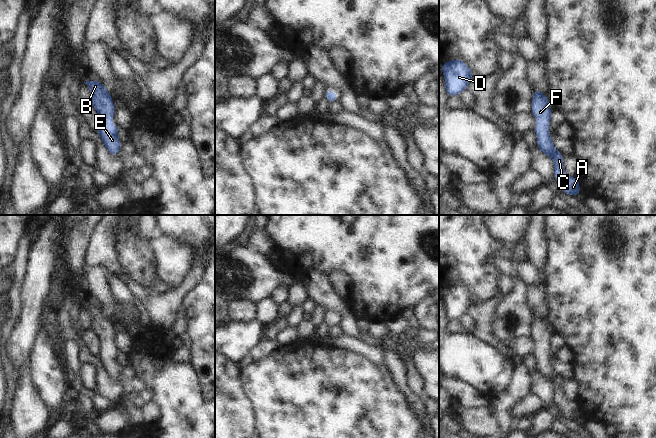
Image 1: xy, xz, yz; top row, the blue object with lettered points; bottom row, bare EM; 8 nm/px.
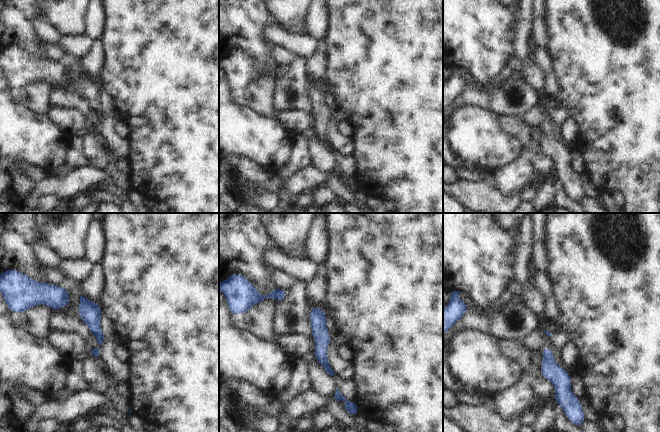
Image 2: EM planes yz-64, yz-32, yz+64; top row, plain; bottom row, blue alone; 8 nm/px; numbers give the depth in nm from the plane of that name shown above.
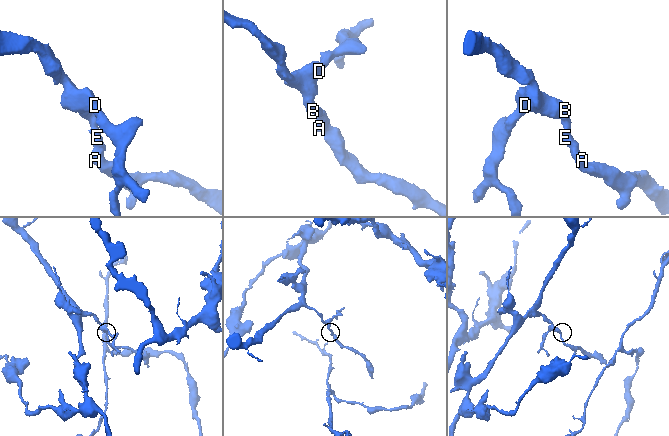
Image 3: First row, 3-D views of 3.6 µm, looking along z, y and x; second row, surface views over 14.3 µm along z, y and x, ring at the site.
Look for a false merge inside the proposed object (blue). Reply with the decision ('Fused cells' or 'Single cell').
Single cell.

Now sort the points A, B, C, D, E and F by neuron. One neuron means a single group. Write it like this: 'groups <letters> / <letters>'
groups A B C D E F

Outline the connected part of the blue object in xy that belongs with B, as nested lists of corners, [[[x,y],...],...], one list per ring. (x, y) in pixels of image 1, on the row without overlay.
[[[98,303],[84,307],[89,310],[92,322],[91,330],[97,335],[100,341],[101,348],[95,354],[103,365],[108,377],[113,380],[119,380],[122,365],[118,363],[117,358],[121,355],[119,351],[112,348],[116,334],[113,322]]]

